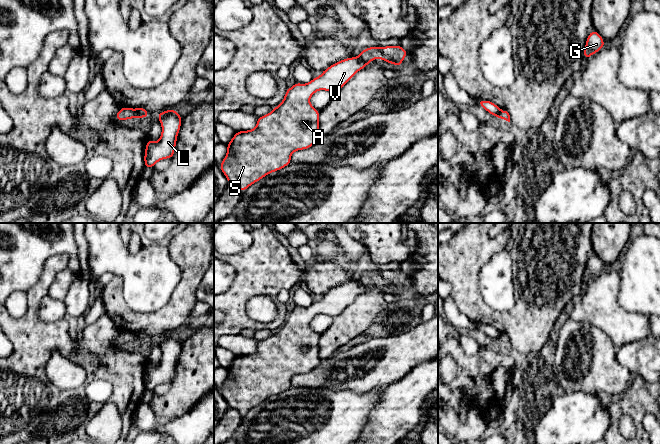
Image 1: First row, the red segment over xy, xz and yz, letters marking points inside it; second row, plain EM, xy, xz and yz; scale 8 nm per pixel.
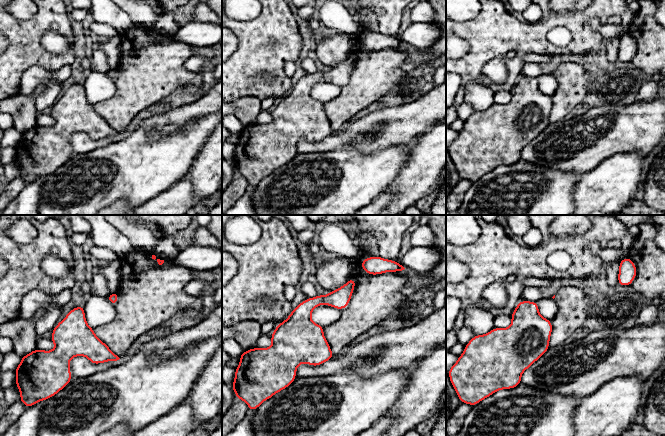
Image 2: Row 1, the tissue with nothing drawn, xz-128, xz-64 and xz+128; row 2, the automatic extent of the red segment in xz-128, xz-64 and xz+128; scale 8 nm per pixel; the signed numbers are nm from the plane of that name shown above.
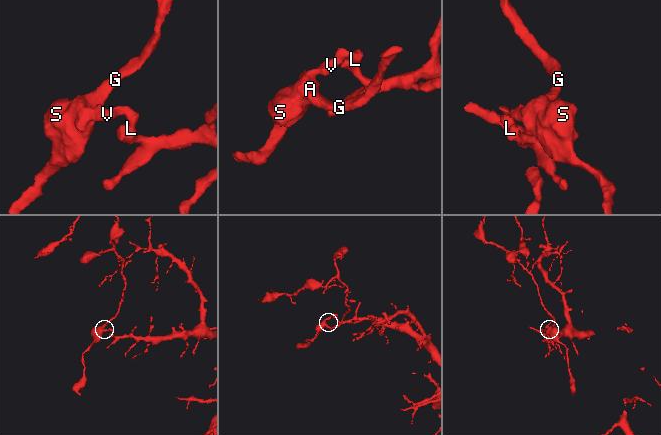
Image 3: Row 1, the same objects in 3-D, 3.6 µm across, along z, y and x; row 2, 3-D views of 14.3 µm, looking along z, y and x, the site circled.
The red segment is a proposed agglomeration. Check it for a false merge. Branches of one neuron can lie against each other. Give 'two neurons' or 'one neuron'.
two neurons

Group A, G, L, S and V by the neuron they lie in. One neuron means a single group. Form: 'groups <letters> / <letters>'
groups A G S V / L

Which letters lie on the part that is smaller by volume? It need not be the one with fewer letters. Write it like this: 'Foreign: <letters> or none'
Foreign: A, G, S, V

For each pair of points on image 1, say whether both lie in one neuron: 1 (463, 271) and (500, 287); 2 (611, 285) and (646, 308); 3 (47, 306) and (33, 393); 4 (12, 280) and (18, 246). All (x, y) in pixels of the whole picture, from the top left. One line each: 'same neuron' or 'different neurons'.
1: different neurons
2: different neurons
3: different neurons
4: same neuron

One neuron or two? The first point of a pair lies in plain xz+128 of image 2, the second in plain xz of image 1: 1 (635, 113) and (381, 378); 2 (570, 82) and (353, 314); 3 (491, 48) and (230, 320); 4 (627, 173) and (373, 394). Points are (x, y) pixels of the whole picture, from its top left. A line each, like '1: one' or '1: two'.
1: one
2: one
3: one
4: two

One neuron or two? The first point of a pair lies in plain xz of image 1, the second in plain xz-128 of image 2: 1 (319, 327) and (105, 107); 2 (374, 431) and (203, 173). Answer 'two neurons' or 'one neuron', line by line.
1: two neurons
2: one neuron

